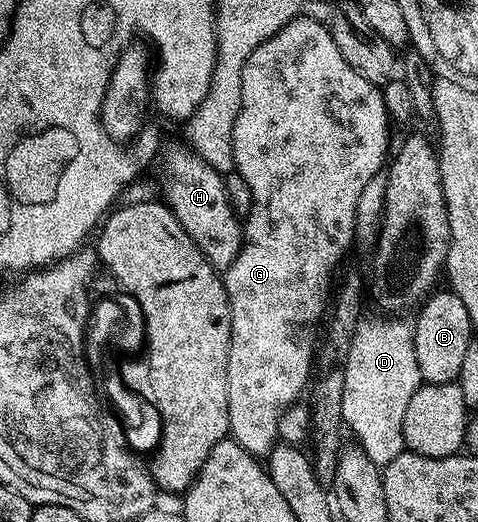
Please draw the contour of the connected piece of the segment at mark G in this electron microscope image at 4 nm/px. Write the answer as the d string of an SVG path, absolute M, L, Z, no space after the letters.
M308 16L291 19L278 34L271 36L263 44L259 44L255 52L251 52L243 68L241 107L239 116L235 120L233 133L233 165L237 173L241 174L243 180L247 182L253 203L249 214L243 218L241 254L235 256L232 264L224 270L223 281L231 308L231 340L227 360L229 434L249 454L268 455L278 441L277 429L282 412L300 399L297 397L300 396L304 386L306 389L310 385L315 343L319 337L317 329L321 316L325 313L325 303L329 300L330 282L334 277L333 269L340 264L341 257L349 250L349 245L355 242L359 195L363 193L363 188L367 188L367 180L382 173L386 165L387 155L390 153L389 128L391 128L391 121L388 110L384 106L382 91L375 84L363 80L363 76L359 76L359 72L355 72L355 68L351 68L351 64L343 60L343 52L339 52L333 39L333 31L324 21Z

